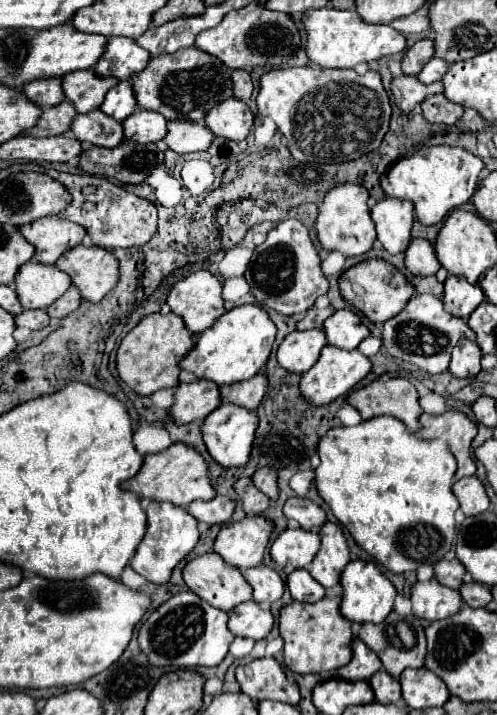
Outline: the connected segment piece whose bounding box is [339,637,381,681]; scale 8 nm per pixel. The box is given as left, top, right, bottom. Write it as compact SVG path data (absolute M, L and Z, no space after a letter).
M355 637L351 641L351 651L353 651L353 657L345 667L339 669L339 677L347 681L359 681L359 679L367 681L373 673L381 669L379 657L361 639Z

